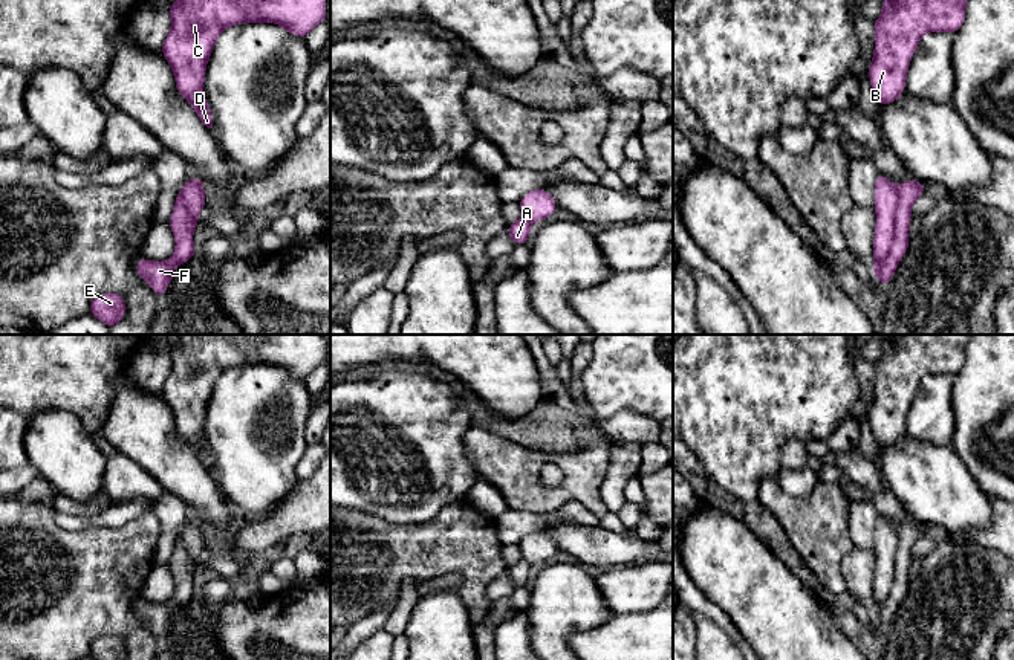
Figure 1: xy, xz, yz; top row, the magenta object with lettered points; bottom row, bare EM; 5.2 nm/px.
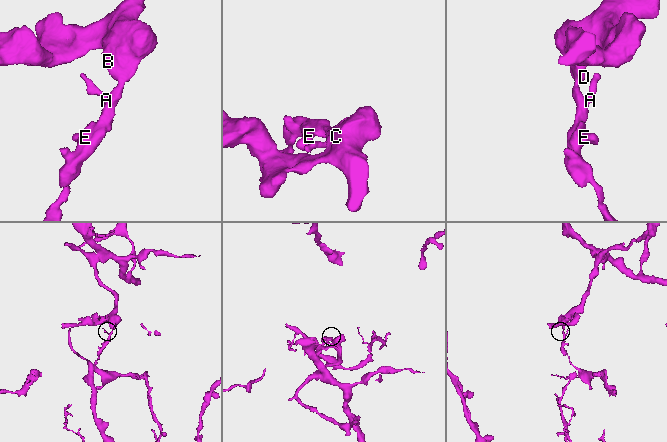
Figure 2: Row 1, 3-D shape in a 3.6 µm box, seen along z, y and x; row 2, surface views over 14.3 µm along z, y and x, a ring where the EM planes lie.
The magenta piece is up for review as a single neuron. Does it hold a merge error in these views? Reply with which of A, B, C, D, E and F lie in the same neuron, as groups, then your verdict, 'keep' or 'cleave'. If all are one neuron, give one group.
A E F / B C D | cleave

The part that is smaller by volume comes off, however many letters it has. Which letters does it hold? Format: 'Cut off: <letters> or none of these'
Cut off: A, E, F

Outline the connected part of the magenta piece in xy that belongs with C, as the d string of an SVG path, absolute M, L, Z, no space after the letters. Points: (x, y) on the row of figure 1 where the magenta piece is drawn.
M177 0L165 9L171 17L171 29L161 53L174 73L177 93L191 104L208 128L213 128L214 116L203 95L205 67L223 29L240 23L277 23L291 35L306 38L326 20L326 0Z

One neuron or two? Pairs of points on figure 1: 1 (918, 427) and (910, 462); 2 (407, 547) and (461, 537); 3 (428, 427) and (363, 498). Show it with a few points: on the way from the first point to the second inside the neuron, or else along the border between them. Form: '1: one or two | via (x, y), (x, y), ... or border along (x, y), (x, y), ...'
1: two | border along (906, 431), (916, 439), (950, 445)
2: one | via (421, 547), (438, 547), (447, 543)
3: one | via (424, 448), (422, 456), (384, 477)

